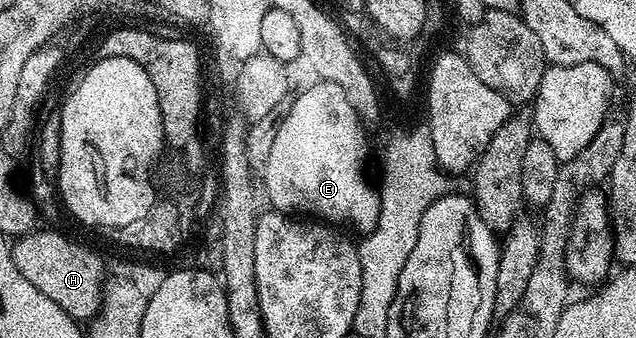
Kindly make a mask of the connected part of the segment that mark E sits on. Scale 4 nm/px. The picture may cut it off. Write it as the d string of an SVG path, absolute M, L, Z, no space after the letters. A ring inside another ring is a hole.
M315 81L295 100L290 100L291 108L287 116L279 123L275 136L271 139L271 148L267 151L267 164L263 167L263 183L267 186L267 199L276 212L312 211L312 216L332 224L347 222L362 233L369 233L379 219L378 190L355 191L355 155L363 151L364 124L359 115L349 105L348 98L337 85L324 81Z

